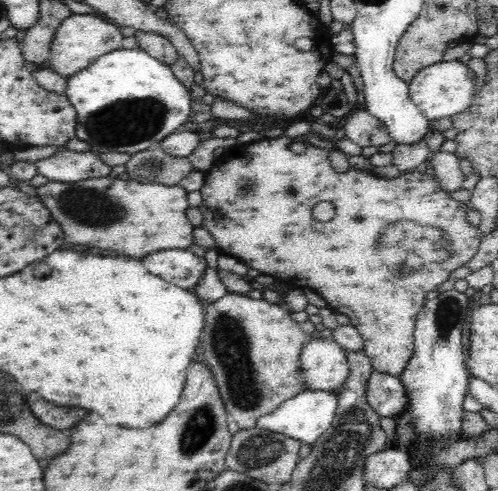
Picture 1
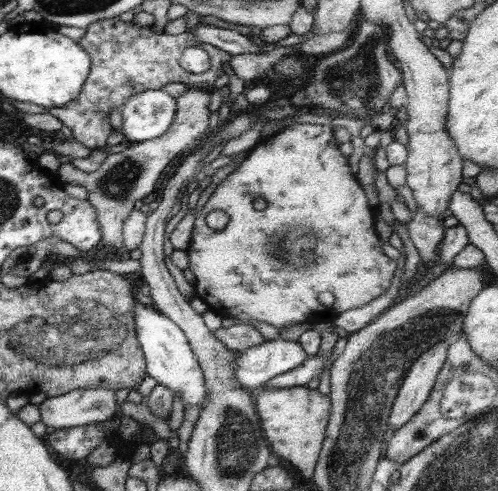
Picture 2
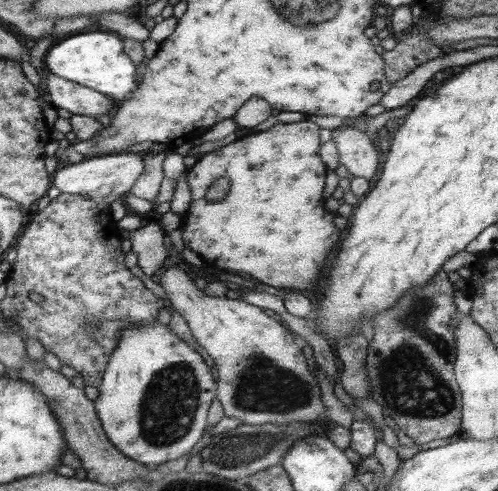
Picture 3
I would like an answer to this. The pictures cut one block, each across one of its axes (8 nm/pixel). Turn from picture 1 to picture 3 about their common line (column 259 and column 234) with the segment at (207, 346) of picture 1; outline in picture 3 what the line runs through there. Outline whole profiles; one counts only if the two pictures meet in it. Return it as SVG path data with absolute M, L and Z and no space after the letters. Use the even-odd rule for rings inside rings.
M175 264L161 268L159 286L171 302L173 312L177 312L185 320L193 340L213 358L217 370L217 400L223 406L225 418L237 418L241 426L257 426L265 422L281 424L289 420L313 422L323 418L325 408L319 402L319 386L315 384L315 380L311 380L305 358L301 354L301 346L305 346L305 340L301 336L291 334L283 324L263 314L263 308L259 306L251 306L243 300L231 300L225 296L211 296L205 290L199 290Z

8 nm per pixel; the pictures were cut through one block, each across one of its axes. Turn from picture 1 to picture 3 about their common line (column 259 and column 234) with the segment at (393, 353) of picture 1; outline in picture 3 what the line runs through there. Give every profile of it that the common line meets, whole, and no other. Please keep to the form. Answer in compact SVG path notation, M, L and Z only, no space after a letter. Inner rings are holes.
M291 122L291 124L275 124L265 132L251 132L245 138L237 138L235 142L215 150L201 154L197 162L187 170L187 184L191 190L191 206L183 214L181 238L185 248L193 250L205 266L215 270L235 270L245 272L253 280L261 284L273 286L275 290L299 290L305 294L313 294L317 286L317 278L321 268L325 266L327 254L341 240L343 232L331 224L333 214L325 212L321 190L323 180L327 176L327 168L319 158L319 128L313 122ZM227 176L231 186L225 198L219 202L205 200L207 186L215 180Z

